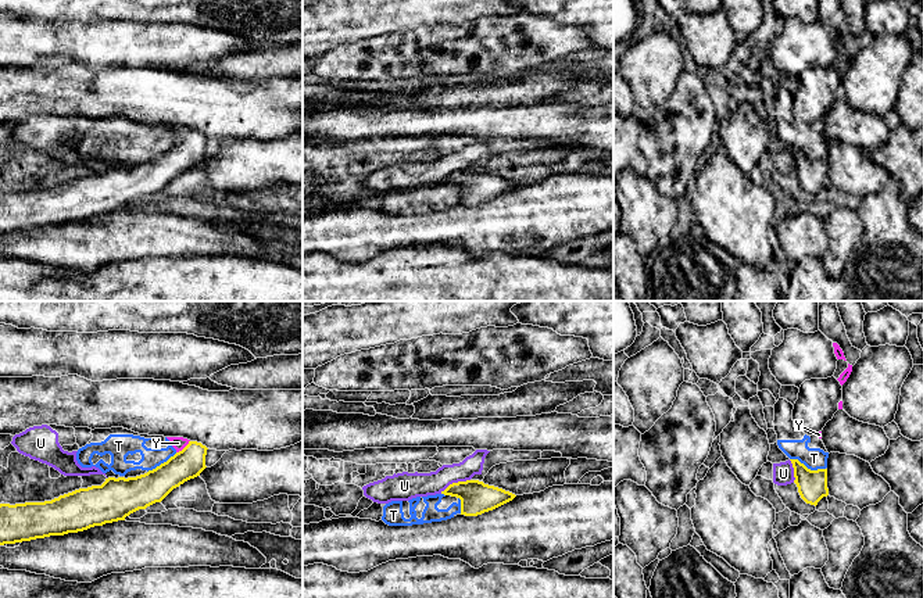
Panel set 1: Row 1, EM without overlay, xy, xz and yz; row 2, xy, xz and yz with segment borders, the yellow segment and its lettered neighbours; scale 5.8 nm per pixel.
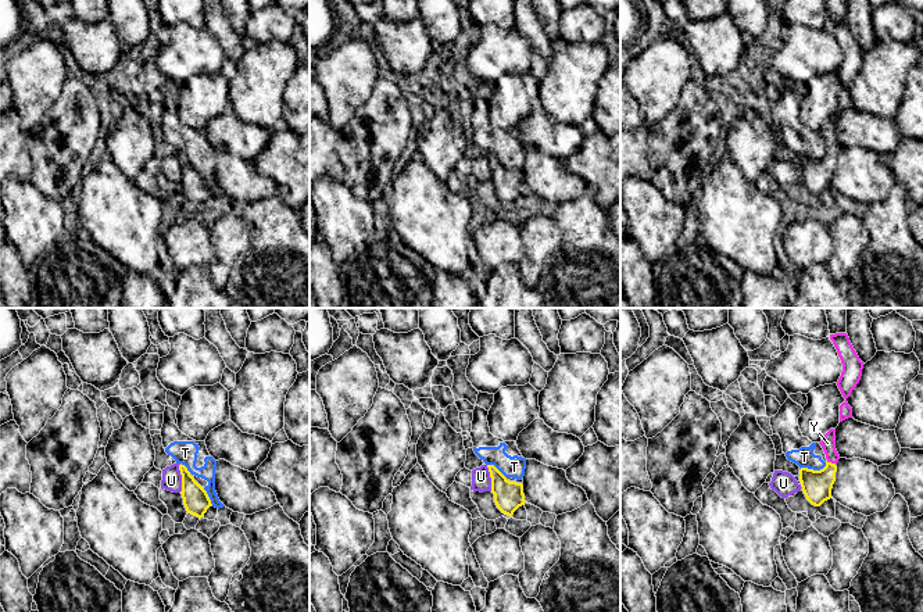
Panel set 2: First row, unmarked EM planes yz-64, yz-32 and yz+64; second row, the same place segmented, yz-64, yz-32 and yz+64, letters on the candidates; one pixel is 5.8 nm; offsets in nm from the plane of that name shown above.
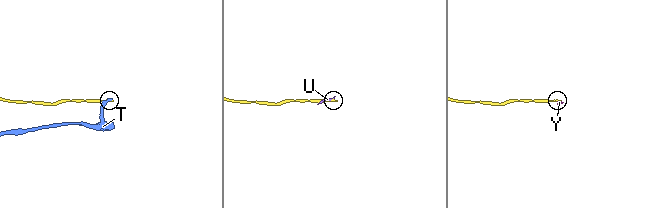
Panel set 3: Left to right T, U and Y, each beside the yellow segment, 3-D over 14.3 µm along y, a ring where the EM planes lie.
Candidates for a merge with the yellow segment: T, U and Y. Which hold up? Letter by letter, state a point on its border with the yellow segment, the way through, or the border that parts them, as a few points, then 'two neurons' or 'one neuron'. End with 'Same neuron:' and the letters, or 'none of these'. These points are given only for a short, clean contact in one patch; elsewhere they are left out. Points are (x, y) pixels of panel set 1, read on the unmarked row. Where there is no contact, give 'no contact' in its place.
T: yz (807, 157) | two neurons
U: xz (454, 172) | along xz (469, 168), (453, 171), (440, 182) | two neurons
Y: xy (185, 136) | across xy (188, 153), (185, 136), (178, 132) | one neuron
Same neuron: Y

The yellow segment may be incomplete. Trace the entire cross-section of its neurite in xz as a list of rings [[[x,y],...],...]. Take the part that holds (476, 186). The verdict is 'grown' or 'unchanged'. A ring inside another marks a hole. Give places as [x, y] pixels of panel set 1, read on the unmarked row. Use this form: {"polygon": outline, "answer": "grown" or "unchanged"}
{"polygon": [[[479,169],[452,172],[441,183],[459,187],[461,204],[465,205],[477,205],[493,200],[516,186],[509,180],[484,173]]], "answer": "unchanged"}

